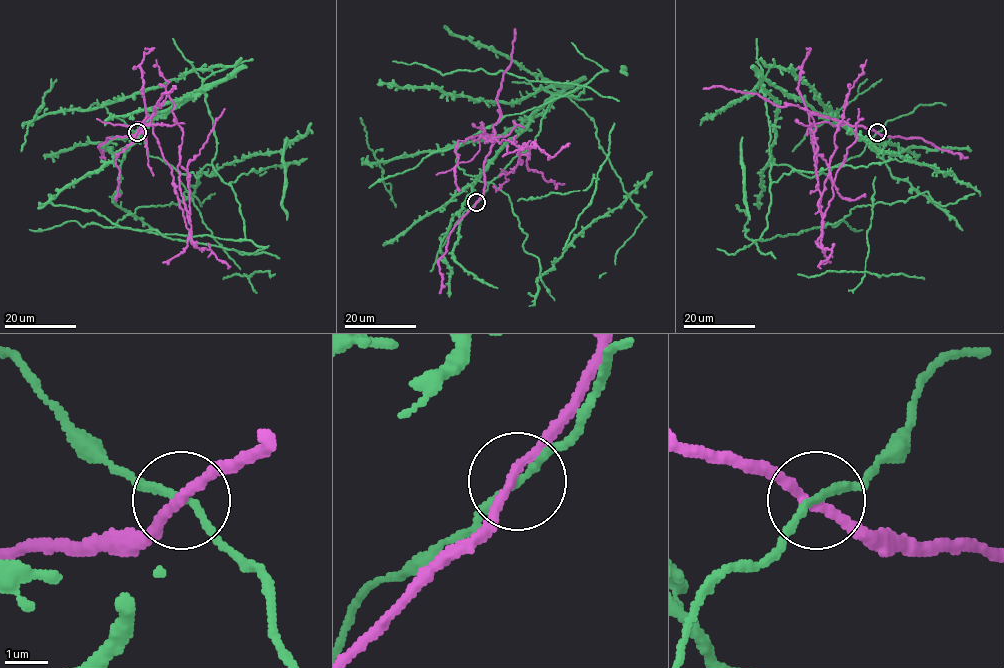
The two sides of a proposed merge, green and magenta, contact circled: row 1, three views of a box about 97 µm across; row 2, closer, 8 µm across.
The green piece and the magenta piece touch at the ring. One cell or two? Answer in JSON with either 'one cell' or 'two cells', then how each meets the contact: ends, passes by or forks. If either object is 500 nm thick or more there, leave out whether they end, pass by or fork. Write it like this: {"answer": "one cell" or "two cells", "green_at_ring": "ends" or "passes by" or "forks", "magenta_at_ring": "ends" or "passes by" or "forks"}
{"answer": "two cells", "green_at_ring": "passes by", "magenta_at_ring": "passes by"}

